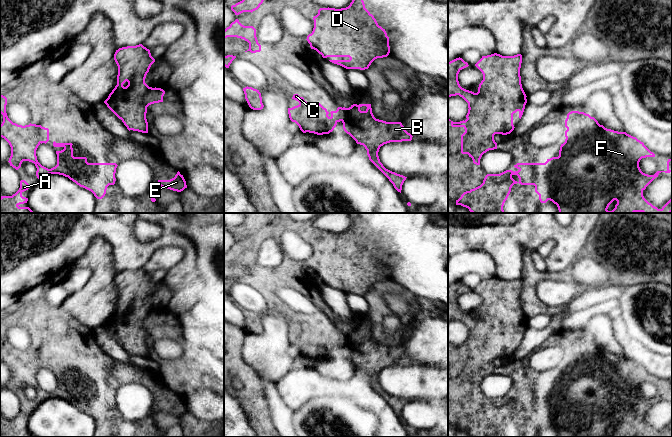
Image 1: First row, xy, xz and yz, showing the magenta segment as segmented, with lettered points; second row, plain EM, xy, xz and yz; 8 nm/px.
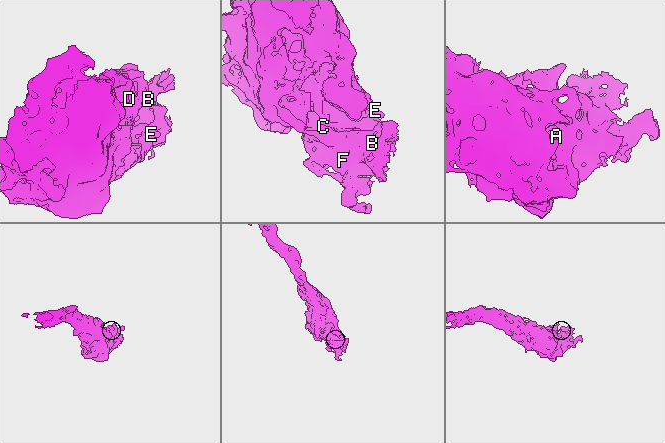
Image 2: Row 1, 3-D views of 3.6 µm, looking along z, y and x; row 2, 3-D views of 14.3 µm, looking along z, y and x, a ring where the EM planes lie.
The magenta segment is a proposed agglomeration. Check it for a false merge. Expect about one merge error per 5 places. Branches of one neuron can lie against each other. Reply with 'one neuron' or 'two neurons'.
one neuron

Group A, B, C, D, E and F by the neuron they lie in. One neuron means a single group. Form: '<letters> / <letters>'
A B C D E F

